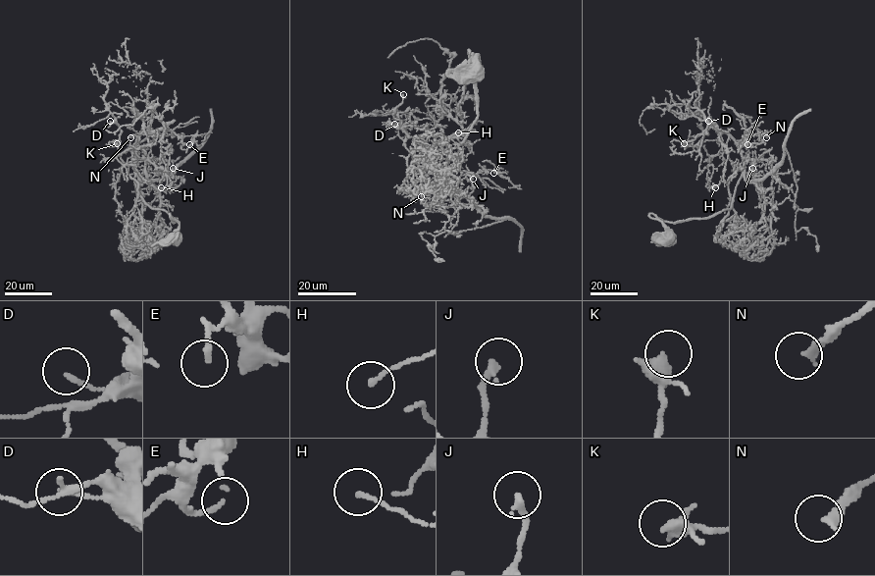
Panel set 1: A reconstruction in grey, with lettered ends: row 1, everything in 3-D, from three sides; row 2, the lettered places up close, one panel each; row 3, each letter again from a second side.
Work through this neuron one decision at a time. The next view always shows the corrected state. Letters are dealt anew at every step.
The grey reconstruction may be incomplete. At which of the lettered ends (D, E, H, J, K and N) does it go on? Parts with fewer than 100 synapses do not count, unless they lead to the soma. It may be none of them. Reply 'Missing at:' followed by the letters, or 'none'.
Missing at: none

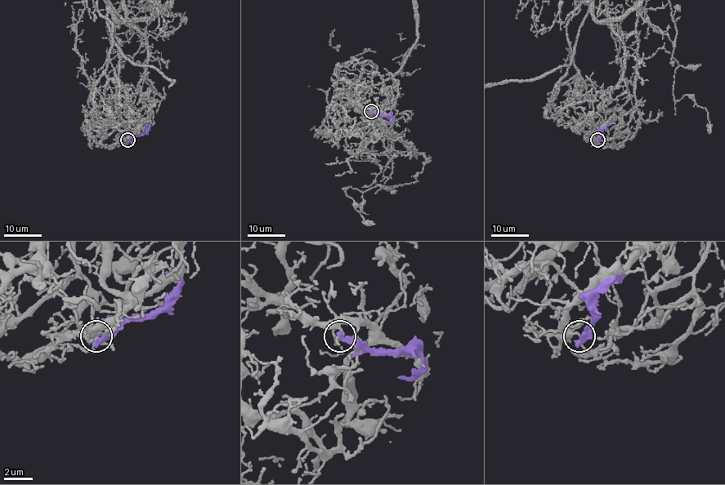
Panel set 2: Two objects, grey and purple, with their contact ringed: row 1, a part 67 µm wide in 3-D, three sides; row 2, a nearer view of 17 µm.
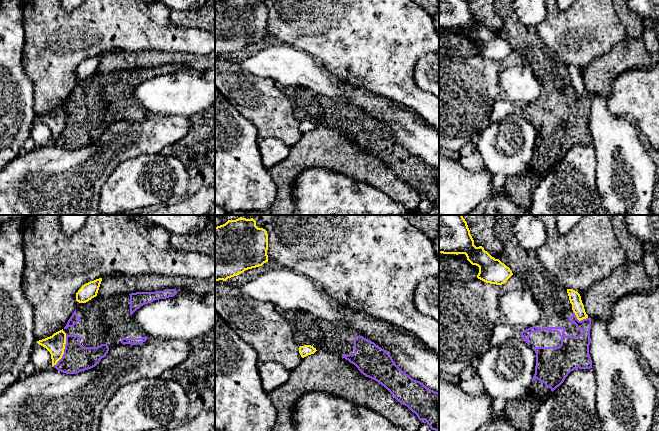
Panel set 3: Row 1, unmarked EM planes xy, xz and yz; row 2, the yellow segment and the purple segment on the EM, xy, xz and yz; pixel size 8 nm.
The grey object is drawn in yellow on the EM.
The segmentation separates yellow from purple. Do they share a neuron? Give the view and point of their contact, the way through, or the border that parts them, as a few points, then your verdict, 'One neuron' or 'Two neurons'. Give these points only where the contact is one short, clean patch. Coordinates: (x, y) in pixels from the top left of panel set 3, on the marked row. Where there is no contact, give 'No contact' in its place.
Touches yellow at xy (63, 351). Two neurons

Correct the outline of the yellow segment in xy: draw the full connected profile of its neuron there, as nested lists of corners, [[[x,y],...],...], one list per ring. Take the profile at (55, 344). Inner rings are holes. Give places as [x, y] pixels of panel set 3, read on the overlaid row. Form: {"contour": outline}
{"contour": [[[62,330],[54,333],[52,336],[37,341],[45,347],[51,354],[52,367],[62,358],[66,344],[66,333]]]}

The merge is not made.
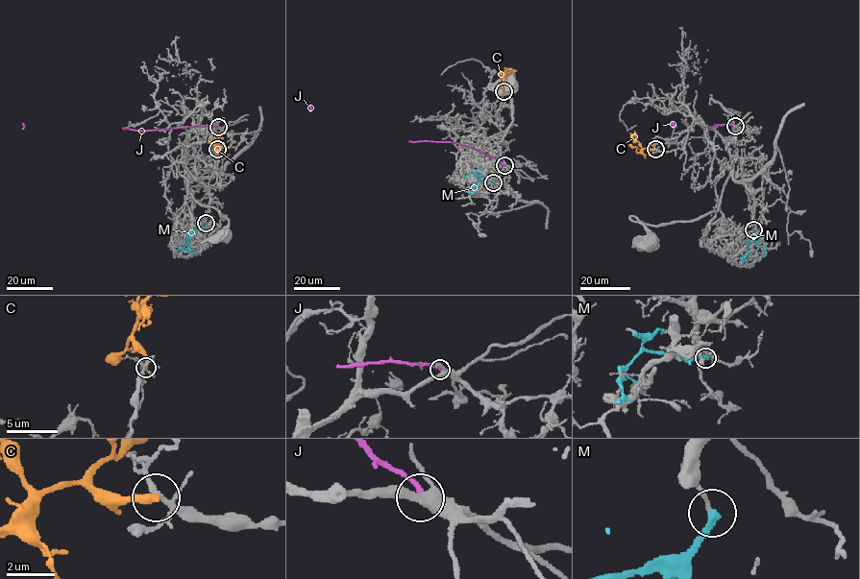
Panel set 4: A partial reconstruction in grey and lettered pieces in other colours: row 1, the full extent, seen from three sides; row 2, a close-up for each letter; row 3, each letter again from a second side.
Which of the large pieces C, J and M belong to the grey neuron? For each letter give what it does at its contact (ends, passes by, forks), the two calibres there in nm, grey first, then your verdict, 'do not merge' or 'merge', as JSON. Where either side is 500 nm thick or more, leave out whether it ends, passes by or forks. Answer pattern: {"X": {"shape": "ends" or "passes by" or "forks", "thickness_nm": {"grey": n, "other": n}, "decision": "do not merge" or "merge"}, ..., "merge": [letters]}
{"C": {"shape": "ends", "thickness_nm": {"grey": 160, "other": 320}, "decision": "do not merge"}, "J": {"shape": "ends", "thickness_nm": {"grey": 360, "other": 180}, "decision": "do not merge"}, "M": {"shape": "ends", "thickness_nm": {"grey": 160, "other": 300}, "decision": "do not merge"}, "merge": []}

